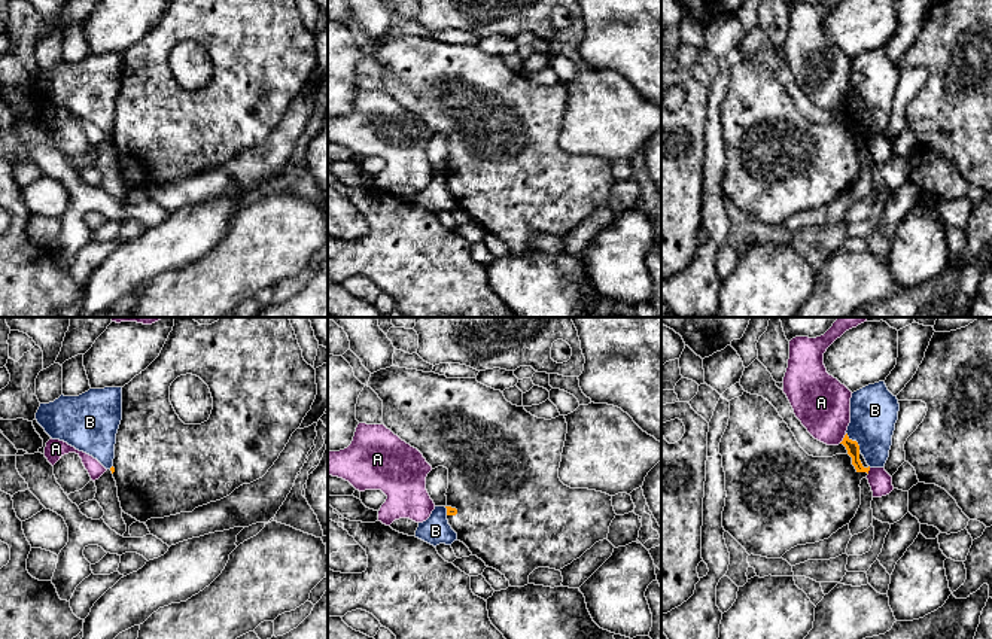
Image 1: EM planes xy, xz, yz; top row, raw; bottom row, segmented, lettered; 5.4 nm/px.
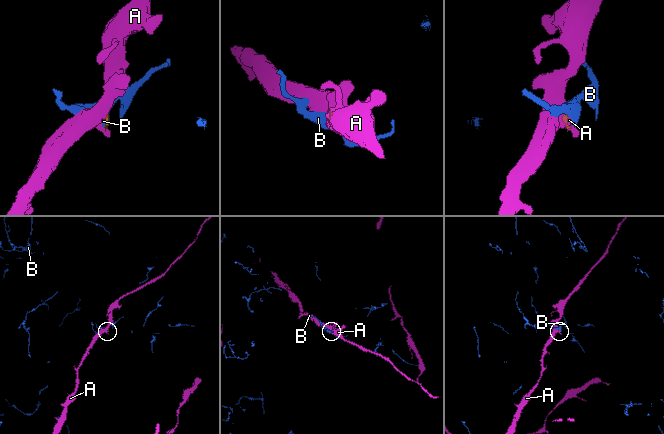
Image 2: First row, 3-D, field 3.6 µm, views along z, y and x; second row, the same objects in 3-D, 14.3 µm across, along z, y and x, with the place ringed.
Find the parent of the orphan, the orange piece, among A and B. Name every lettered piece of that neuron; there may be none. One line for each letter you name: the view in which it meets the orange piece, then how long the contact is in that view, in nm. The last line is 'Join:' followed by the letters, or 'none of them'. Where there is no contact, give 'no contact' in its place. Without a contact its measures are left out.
Join: none of them

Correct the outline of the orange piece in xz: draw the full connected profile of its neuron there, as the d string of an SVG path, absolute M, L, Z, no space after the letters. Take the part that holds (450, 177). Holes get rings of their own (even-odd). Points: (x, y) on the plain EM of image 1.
M395 31L371 40L366 52L383 67L383 91L417 115L432 136L438 133L448 136L445 159L448 191L457 200L457 207L486 232L499 237L511 253L527 252L529 241L538 234L560 237L596 209L608 206L609 192L617 182L612 162L588 155L570 155L559 144L567 100L565 82L551 86L538 85L524 73L508 69L500 57L487 54L477 45L447 45Z

